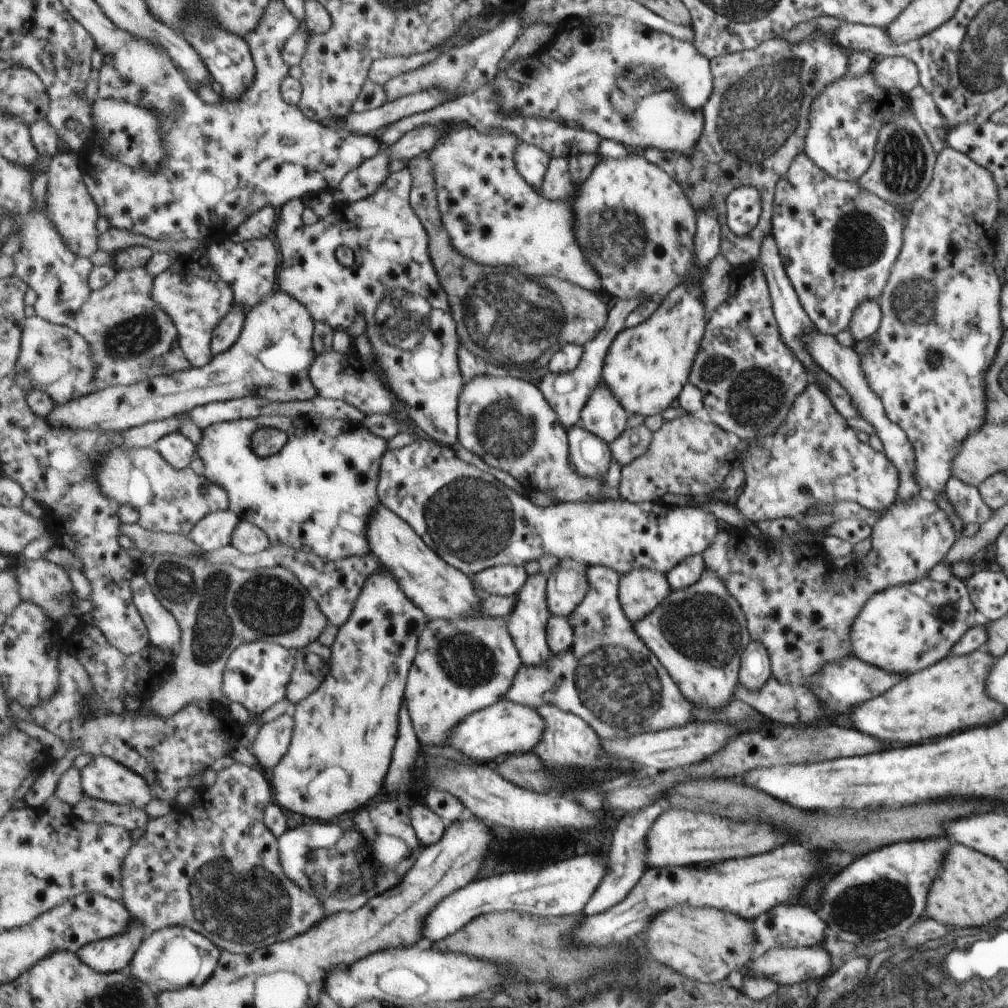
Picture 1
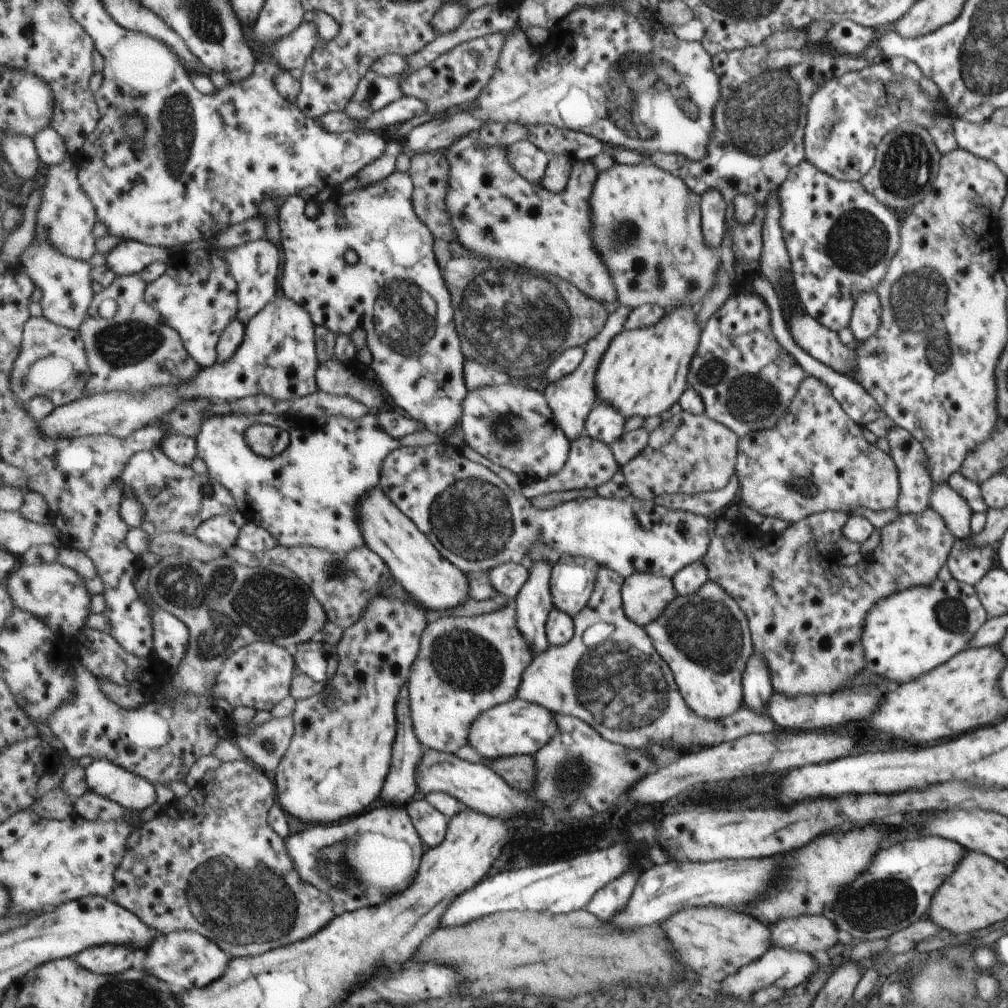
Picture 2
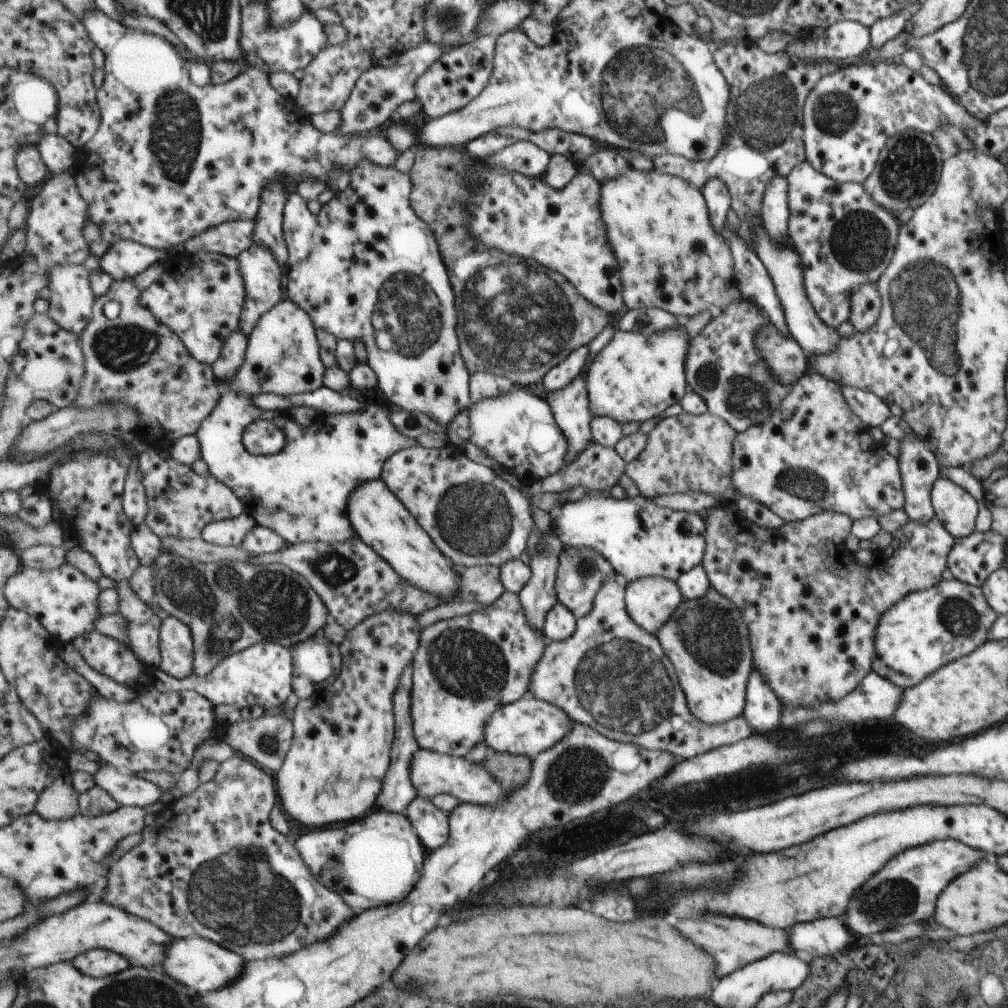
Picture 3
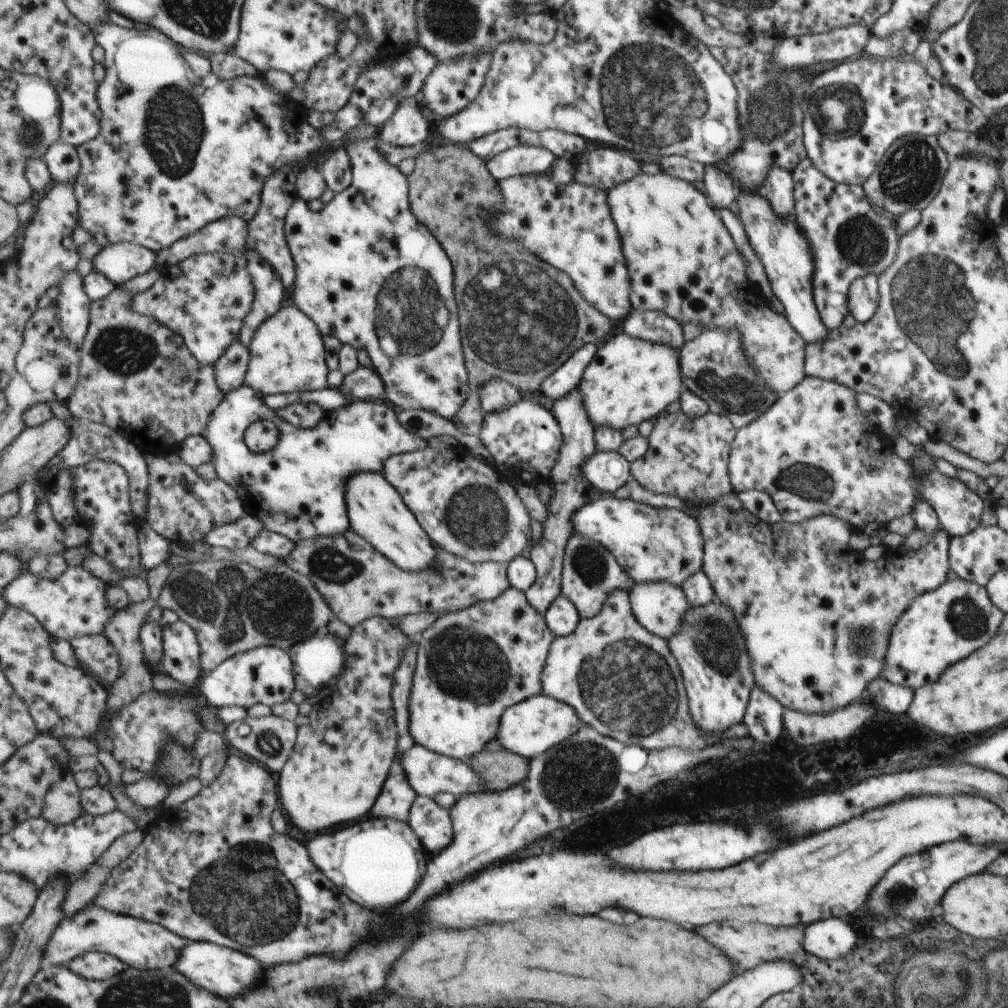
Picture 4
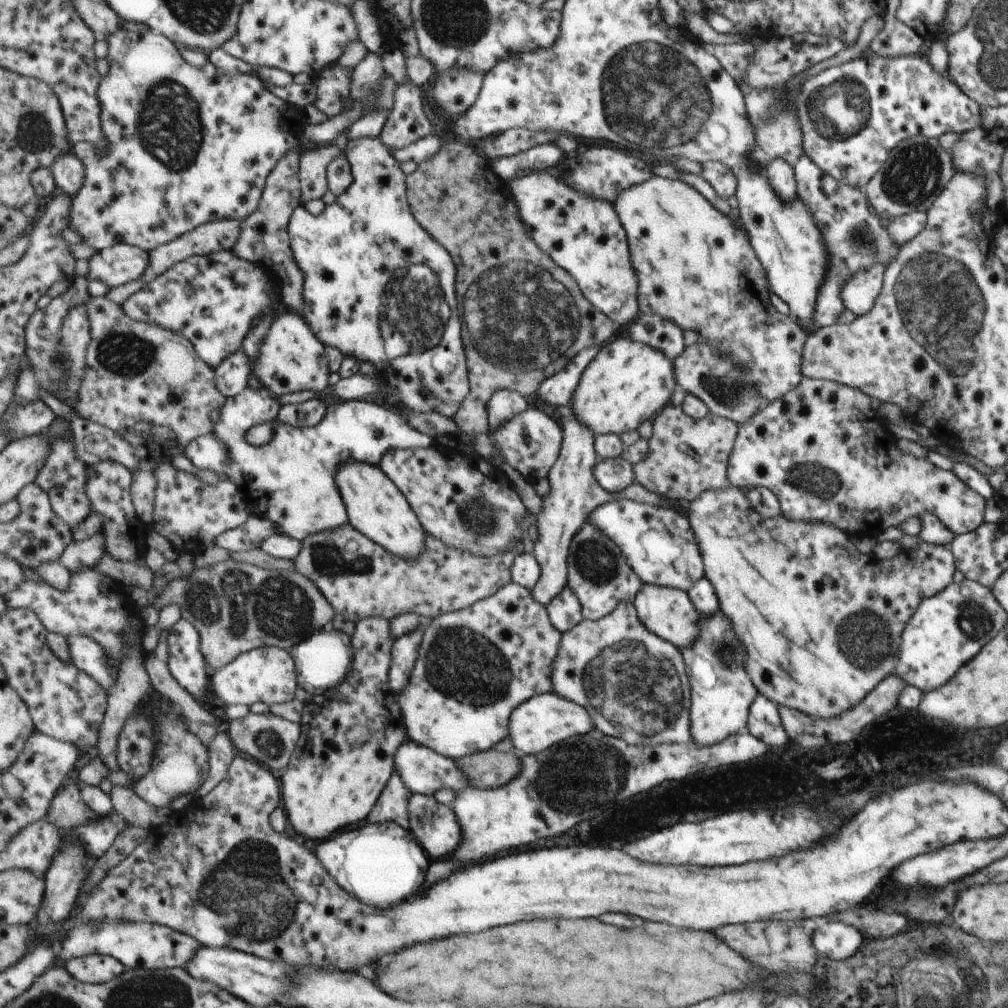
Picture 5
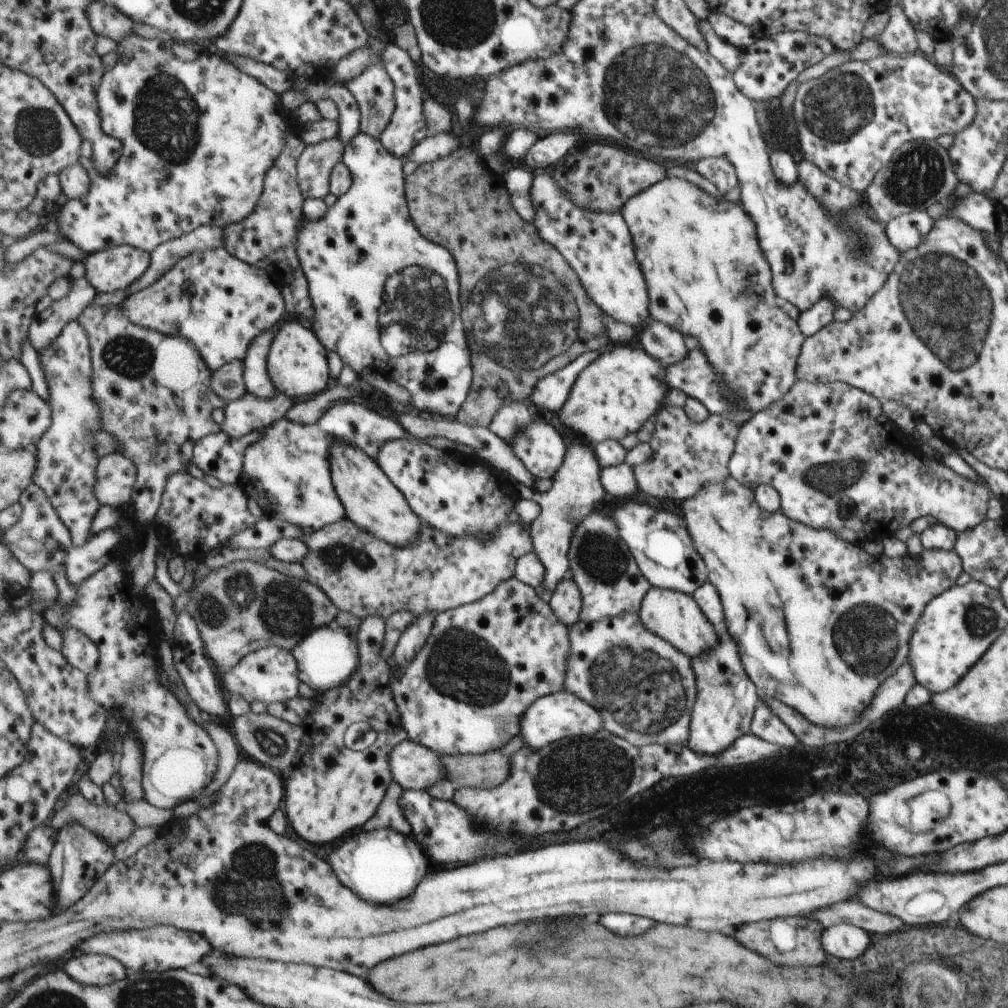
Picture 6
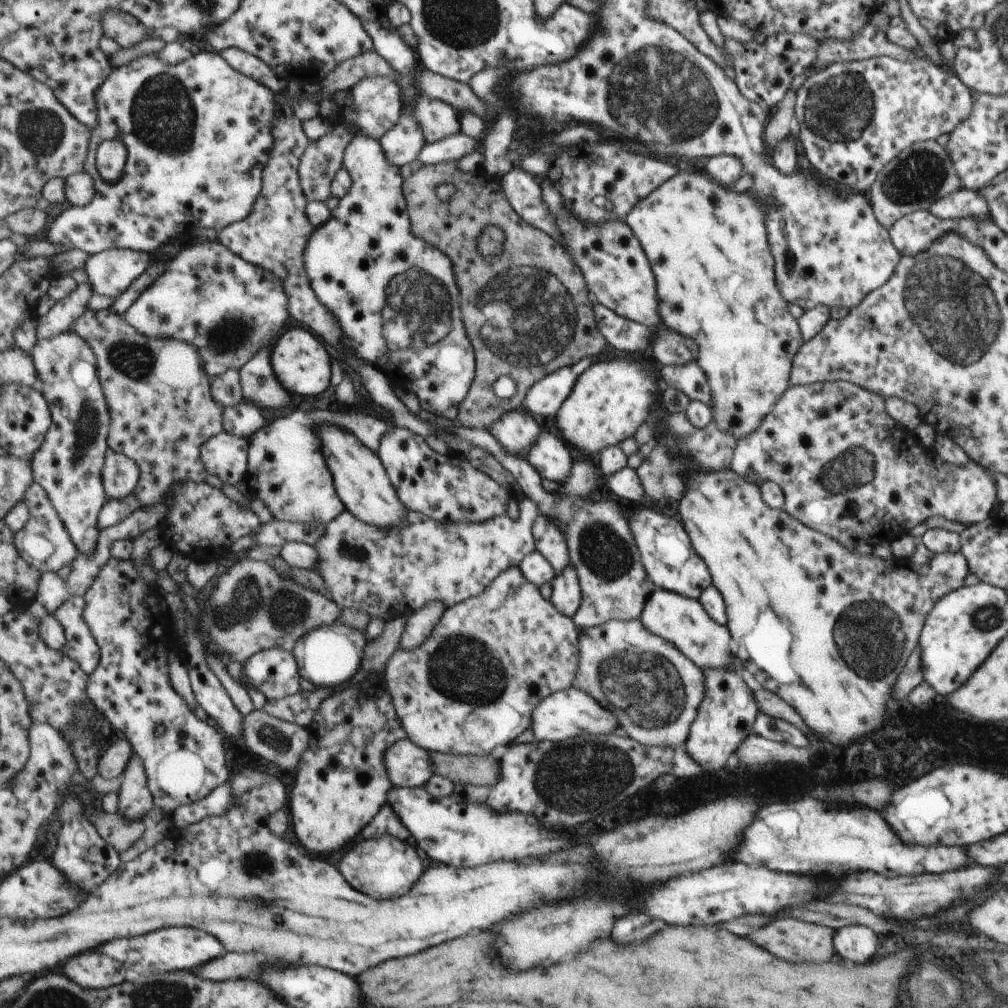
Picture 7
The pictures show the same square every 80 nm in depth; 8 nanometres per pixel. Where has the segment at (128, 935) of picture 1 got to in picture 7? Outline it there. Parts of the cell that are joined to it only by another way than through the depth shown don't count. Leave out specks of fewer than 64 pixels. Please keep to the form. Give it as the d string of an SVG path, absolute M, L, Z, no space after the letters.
M87 952L79 954L79 958L71 958L65 964L63 972L73 980L79 982L83 988L109 988L125 982L126 966L119 959L111 958L103 952Z

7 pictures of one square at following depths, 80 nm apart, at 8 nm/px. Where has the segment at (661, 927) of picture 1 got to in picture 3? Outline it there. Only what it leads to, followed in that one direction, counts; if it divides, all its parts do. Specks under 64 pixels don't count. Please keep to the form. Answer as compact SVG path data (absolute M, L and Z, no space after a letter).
M707 914L699 920L681 920L675 926L685 938L689 938L691 942L695 942L699 948L703 948L705 952L709 952L715 962L717 962L717 978L725 976L725 974L733 973L733 970L742 969L745 965L758 961L773 953L794 954L789 946L789 936L787 930L771 930L767 926L761 926L759 922L751 922L751 920L739 920L739 918L723 918L723 916L715 916L715 914Z

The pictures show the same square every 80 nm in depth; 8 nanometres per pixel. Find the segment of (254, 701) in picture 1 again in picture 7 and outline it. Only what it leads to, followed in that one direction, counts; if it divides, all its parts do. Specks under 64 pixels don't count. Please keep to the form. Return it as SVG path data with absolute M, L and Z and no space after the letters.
M284 648L262 650L246 660L243 686L257 687L268 699L290 697L301 691L298 659Z

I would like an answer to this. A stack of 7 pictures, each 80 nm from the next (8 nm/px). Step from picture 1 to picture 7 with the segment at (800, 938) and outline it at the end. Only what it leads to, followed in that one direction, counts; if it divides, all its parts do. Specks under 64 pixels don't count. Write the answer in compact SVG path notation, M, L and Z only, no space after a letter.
M847 926L835 932L835 952L851 962L867 962L877 950L877 936L863 926Z

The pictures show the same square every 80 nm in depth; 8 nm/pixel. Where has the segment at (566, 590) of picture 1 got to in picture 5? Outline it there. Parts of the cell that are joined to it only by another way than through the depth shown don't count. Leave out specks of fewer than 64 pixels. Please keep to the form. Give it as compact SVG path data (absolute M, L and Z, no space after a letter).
M587 521L571 543L568 558L568 585L582 602L585 620L596 621L623 603L633 604L643 586L622 550L591 521Z

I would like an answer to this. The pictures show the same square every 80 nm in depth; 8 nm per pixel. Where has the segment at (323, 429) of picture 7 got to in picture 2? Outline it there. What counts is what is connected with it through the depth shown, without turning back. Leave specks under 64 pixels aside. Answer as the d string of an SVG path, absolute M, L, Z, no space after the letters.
M380 484L360 498L356 504L356 519L366 545L383 557L396 580L418 598L427 611L442 613L471 599L467 573L442 555L434 542L394 503Z

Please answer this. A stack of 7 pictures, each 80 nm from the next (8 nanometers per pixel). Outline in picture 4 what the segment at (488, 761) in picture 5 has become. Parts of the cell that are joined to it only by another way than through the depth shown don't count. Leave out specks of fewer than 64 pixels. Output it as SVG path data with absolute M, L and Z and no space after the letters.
M505 748L497 752L481 751L472 755L467 764L493 791L505 790L523 782L530 769L530 759Z

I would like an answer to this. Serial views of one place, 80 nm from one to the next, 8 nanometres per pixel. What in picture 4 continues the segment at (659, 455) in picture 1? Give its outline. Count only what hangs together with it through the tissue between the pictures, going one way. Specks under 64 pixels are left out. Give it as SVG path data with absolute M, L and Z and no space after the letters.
M681 411L663 413L659 418L652 420L648 447L641 458L634 460L629 465L630 476L633 477L645 490L652 493L676 496L683 501L701 500L701 504L722 497L727 492L732 492L729 477L729 456L735 434L734 423L723 415L707 411L703 416L689 418Z

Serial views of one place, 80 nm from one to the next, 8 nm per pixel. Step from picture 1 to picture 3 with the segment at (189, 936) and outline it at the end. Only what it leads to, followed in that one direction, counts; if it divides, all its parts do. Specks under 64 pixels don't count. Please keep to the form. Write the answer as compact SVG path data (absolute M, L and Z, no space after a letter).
M199 936L175 939L165 952L166 959L161 965L163 969L180 983L189 986L191 990L199 990L197 994L215 992L215 990L229 986L235 978L239 978L243 974L243 966L247 964L247 962L243 962L243 956L239 956L237 952L227 950L220 944Z

